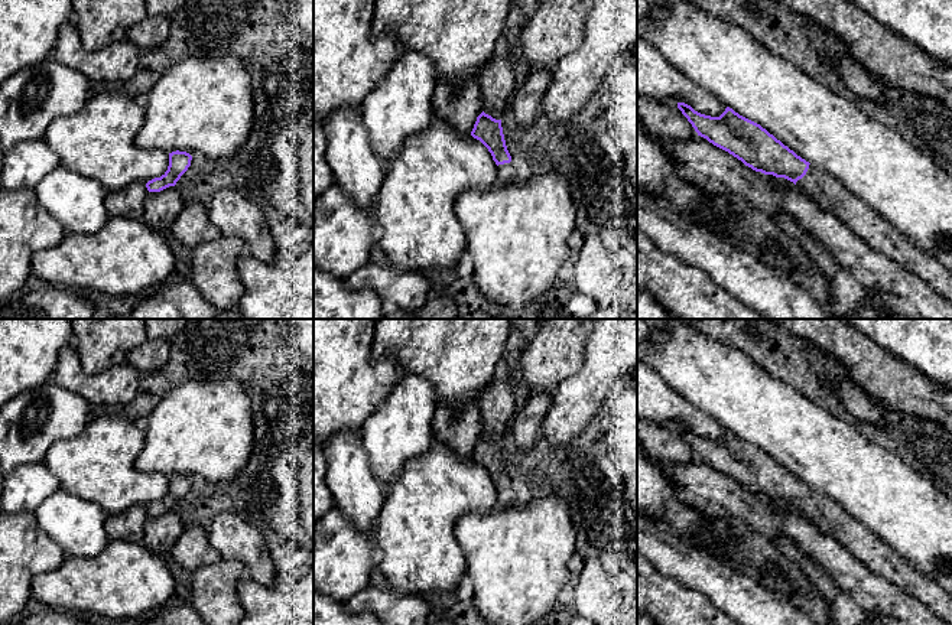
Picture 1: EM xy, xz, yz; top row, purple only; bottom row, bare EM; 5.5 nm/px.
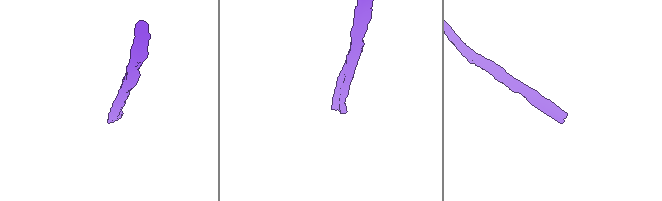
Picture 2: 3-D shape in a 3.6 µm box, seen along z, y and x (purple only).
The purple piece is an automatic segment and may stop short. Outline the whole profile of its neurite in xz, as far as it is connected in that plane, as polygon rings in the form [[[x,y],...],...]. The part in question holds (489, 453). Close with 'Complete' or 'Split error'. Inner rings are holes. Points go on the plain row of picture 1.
[[[484,434],[477,440],[471,459],[480,463],[491,476],[497,488],[497,507],[516,504],[519,491],[511,485],[507,473],[501,443],[496,443]]]. Split error

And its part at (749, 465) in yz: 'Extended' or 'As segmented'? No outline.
Extended

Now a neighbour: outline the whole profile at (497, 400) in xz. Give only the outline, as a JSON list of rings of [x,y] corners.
[[[504,364],[481,393],[480,404],[483,434],[496,443],[501,443],[516,414],[514,385]]]

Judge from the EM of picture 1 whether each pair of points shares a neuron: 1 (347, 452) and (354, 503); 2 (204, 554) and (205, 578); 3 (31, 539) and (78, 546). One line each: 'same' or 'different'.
1: same
2: different
3: different

